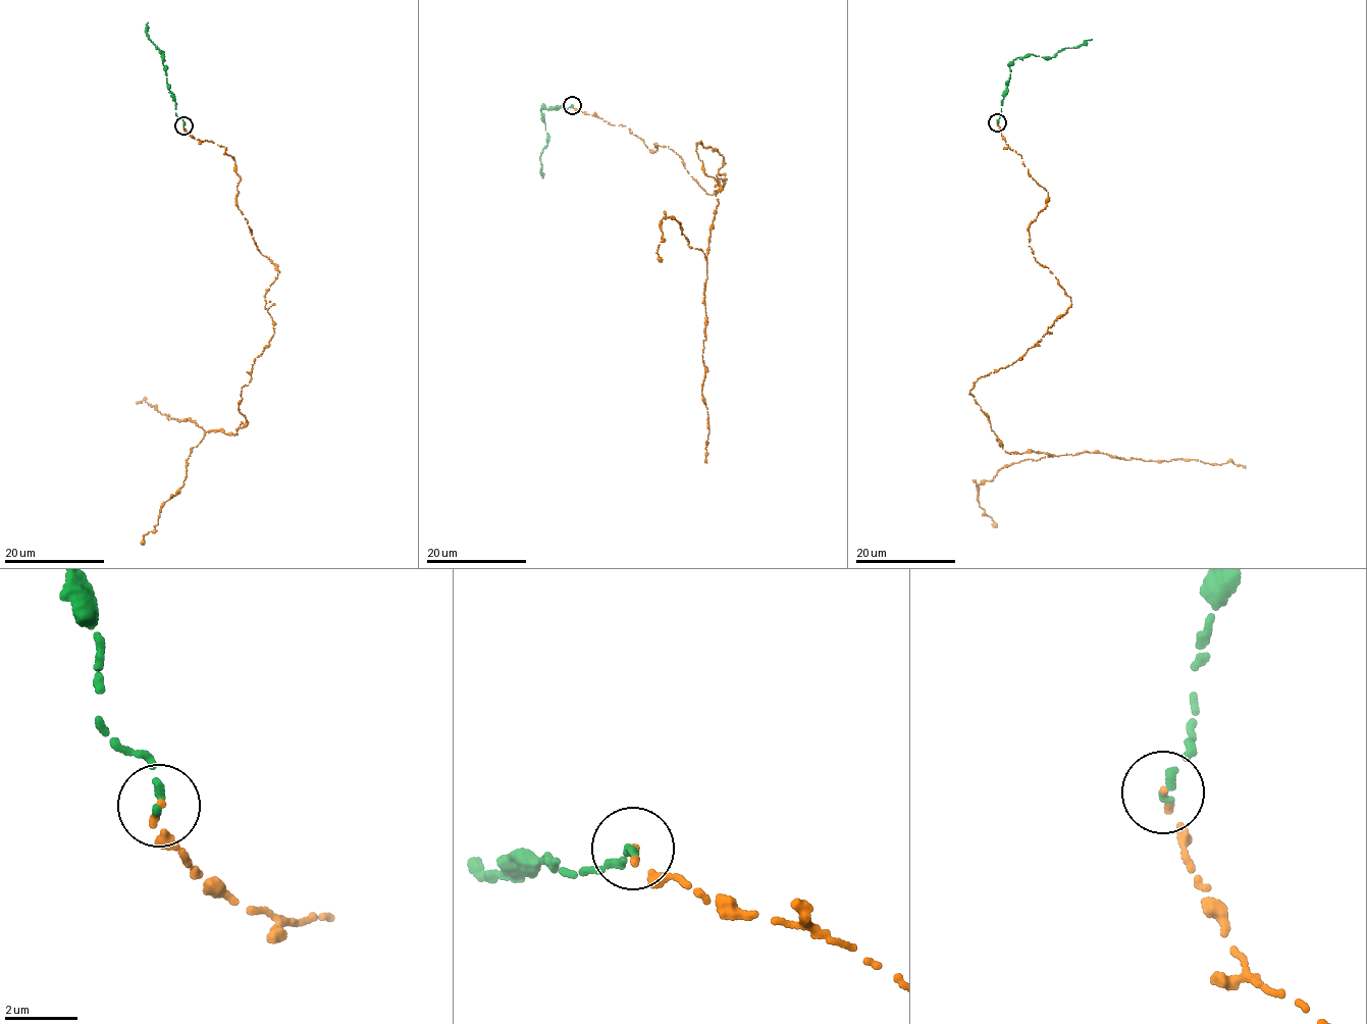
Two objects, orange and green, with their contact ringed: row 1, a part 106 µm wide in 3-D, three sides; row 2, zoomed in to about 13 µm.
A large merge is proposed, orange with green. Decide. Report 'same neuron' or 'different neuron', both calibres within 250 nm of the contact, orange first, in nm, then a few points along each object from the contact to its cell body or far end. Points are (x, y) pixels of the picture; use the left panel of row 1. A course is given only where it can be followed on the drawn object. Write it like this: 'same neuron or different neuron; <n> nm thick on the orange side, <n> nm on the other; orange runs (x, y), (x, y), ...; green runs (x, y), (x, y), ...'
different neuron; 110 nm thick on the orange side, 240 nm on the other; orange runs (183, 124), (234, 161), (237, 206), (278, 271), (264, 297), (274, 333), (240, 395), (237, 434), (137, 404); green runs (183, 124), (182, 119), (175, 114), (175, 98), (168, 89), (163, 63), (164, 52), (149, 40), (148, 22)

